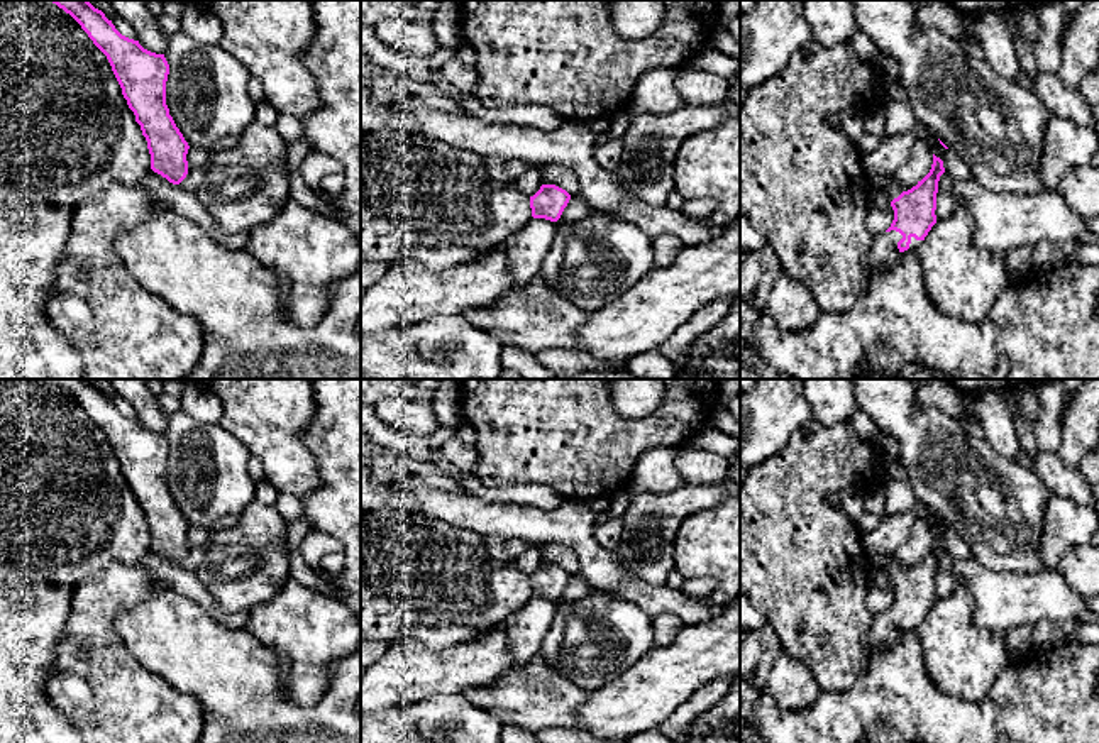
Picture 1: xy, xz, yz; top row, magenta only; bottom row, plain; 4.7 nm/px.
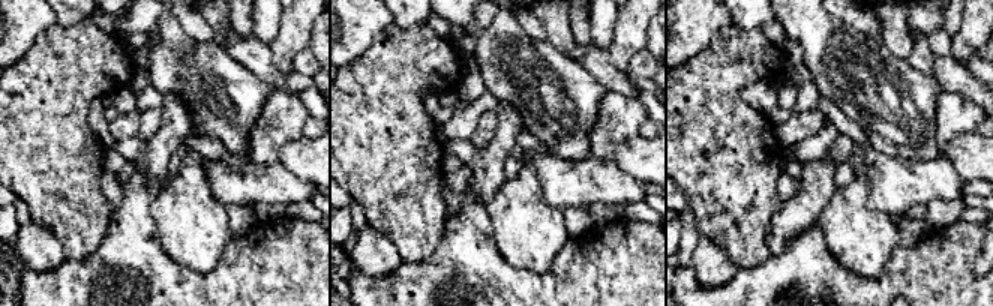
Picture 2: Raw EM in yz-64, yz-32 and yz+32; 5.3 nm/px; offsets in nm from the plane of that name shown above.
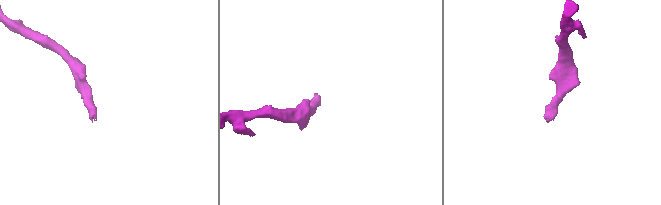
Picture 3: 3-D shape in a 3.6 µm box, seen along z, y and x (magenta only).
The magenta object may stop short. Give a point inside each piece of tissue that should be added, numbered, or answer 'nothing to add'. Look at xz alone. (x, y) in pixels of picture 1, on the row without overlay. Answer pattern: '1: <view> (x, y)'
nothing to add

